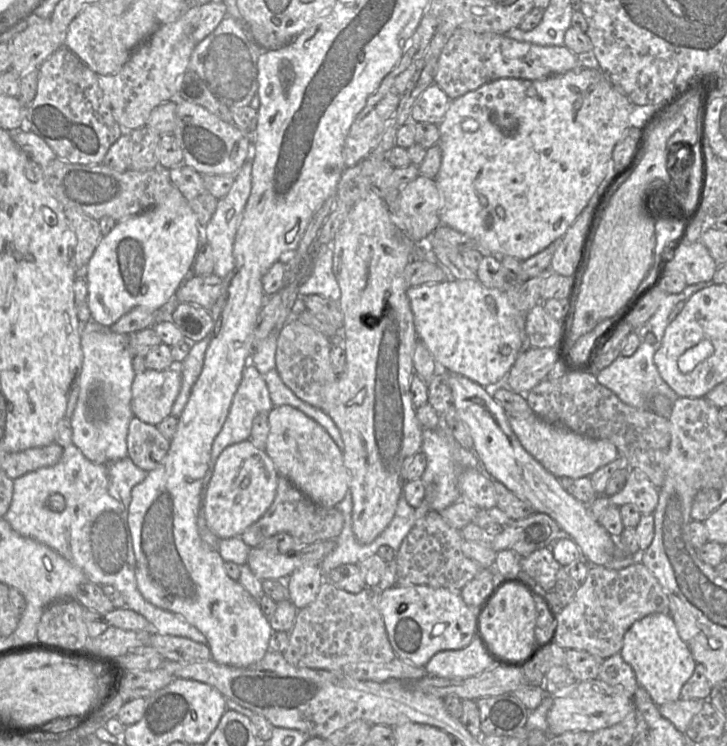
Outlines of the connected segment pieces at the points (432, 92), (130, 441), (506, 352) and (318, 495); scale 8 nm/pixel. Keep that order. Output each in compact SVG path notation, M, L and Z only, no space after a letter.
M436 84L428 86L414 103L410 121L440 124L446 113L450 99L447 94Z
M133 417L129 423L127 436L128 457L139 468L150 472L159 467L165 459L170 448L170 440L159 430L157 425L146 423L137 417Z
M559 240L543 251L521 262L520 277L508 281L502 289L487 288L478 280L456 280L448 277L442 282L409 286L406 294L413 314L414 328L433 356L439 369L459 374L489 389L499 386L506 378L519 354L526 346L525 318L513 306L513 289L528 279L550 272L550 263Z
M274 406L268 413L269 433L264 451L274 462L280 476L286 477L309 499L324 508L335 507L349 491L349 474L344 465L343 452L315 420L290 406Z

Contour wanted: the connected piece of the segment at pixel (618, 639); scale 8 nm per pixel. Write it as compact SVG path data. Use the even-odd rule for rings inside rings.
M636 562L619 570L605 565L590 565L585 581L577 589L572 601L557 614L555 642L565 650L586 651L600 659L606 659L620 652L624 635L634 622L653 613L669 613L669 600L659 581L645 565Z

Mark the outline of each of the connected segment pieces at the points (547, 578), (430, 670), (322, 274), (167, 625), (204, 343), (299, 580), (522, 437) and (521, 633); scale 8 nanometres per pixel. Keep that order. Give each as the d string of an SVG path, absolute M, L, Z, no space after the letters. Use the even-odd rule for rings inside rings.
M550 547L540 548L519 558L519 568L532 577L547 593L553 590L560 567Z
M474 637L471 643L459 650L436 653L424 666L427 676L467 678L495 666L487 656L481 642Z
M327 243L321 246L310 276L298 289L298 296L318 294L329 300L338 301L340 288L333 274L332 265L333 245Z
M135 591L135 596L128 600L128 606L144 616L150 623L152 631L161 635L172 635L189 638L195 642L207 644L207 638L195 626L182 616L171 611L145 603Z
M211 334L192 344L185 359L177 366L181 372L181 388L172 406L171 415L178 417L184 409L192 387L202 371L206 349L210 343Z
M306 565L295 570L287 577L287 587L290 601L297 609L303 609L311 604L318 594L325 578L319 565Z
M534 413L509 415L509 425L525 450L557 478L590 477L596 470L619 457L617 447L608 440L591 438L566 427L553 425Z
M509 583L503 586L484 609L480 629L492 649L501 657L523 660L535 644L536 607L533 596L522 586Z

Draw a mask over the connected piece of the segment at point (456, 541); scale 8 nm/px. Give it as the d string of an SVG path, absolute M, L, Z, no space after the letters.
M430 510L416 521L396 554L396 585L427 585L461 590L481 570L480 565L464 555L460 530L451 527L442 516Z

